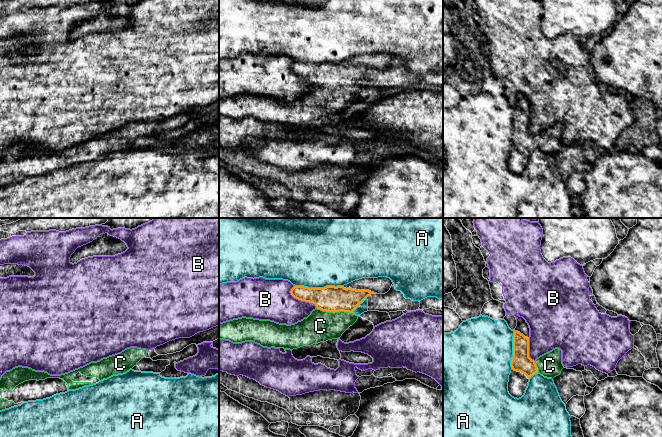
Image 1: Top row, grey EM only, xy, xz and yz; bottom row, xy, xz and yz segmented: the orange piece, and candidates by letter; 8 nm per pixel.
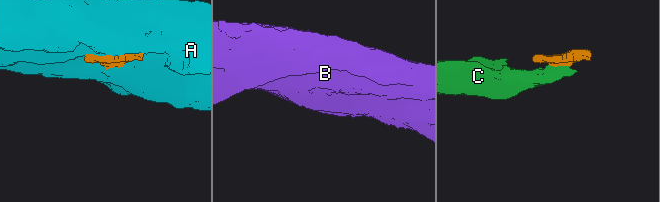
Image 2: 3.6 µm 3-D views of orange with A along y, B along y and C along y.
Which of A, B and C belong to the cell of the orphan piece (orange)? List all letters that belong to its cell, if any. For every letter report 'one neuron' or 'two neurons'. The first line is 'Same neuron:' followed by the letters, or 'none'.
Same neuron: C
A: two neurons
B: two neurons
C: one neuron

